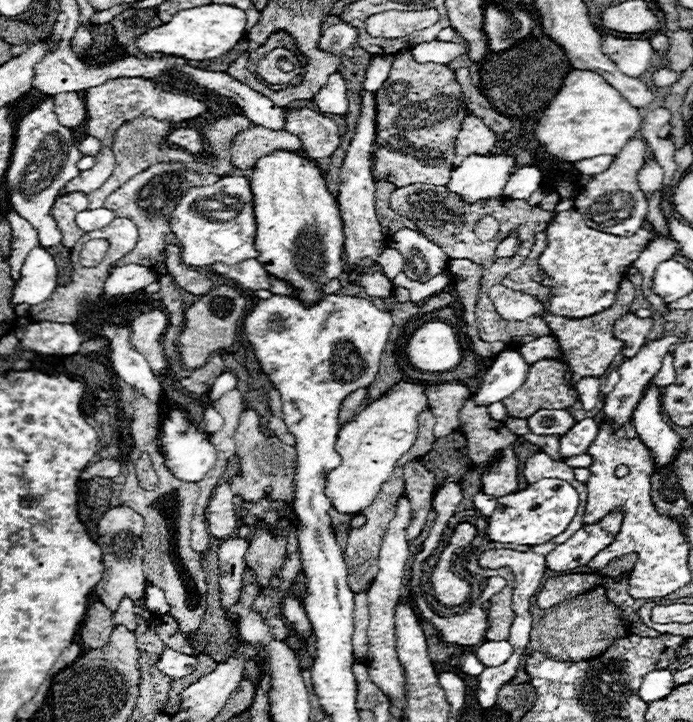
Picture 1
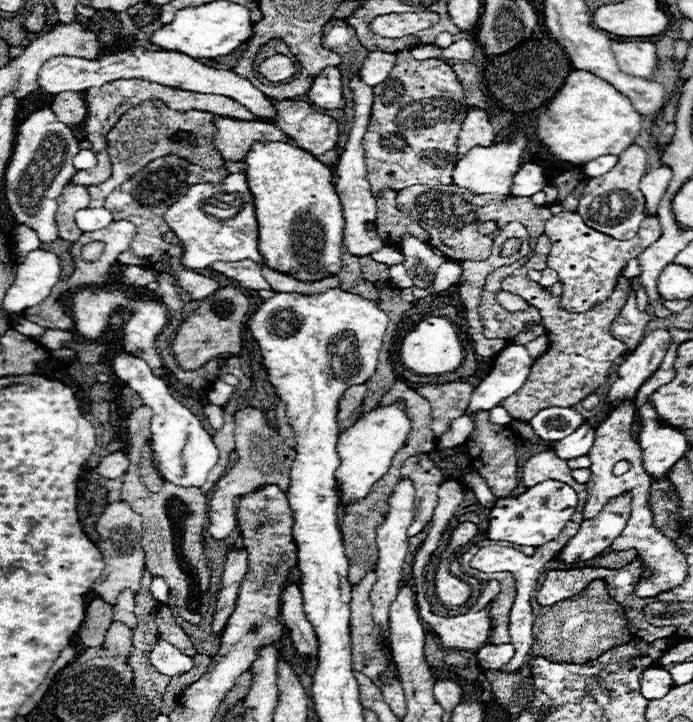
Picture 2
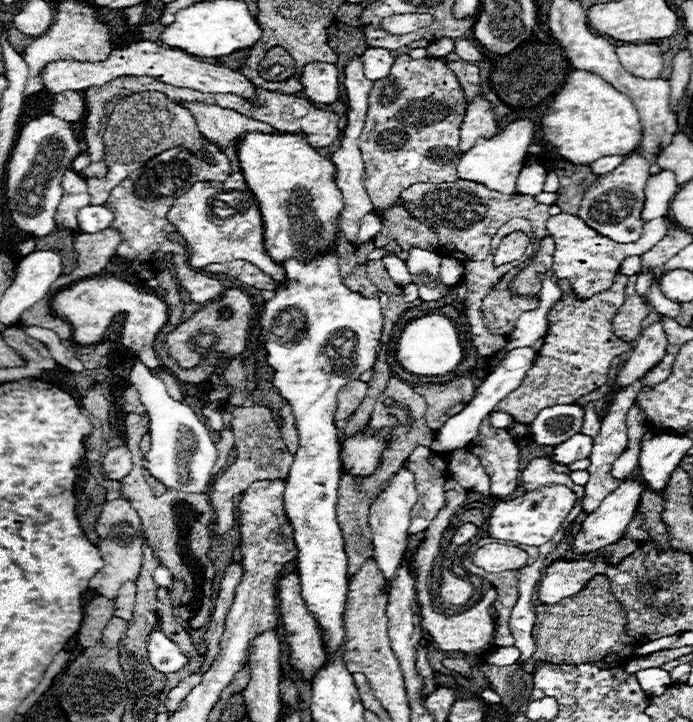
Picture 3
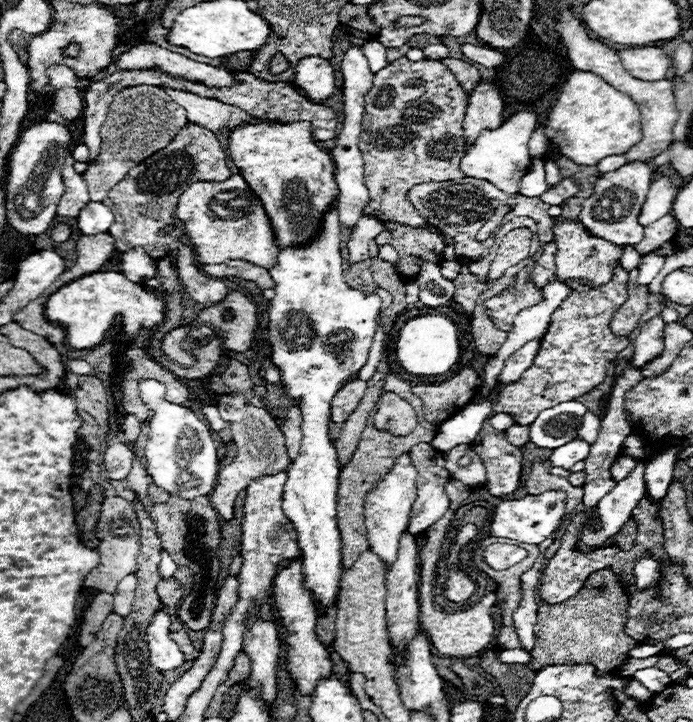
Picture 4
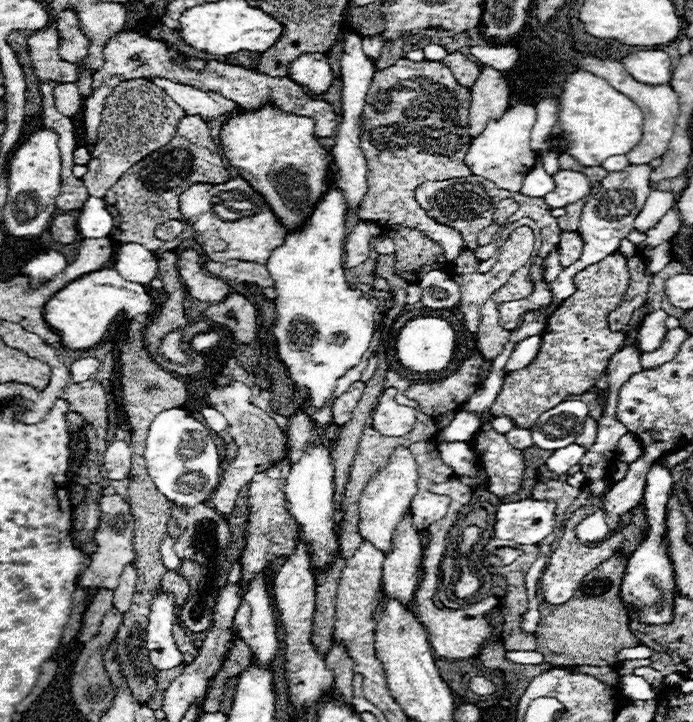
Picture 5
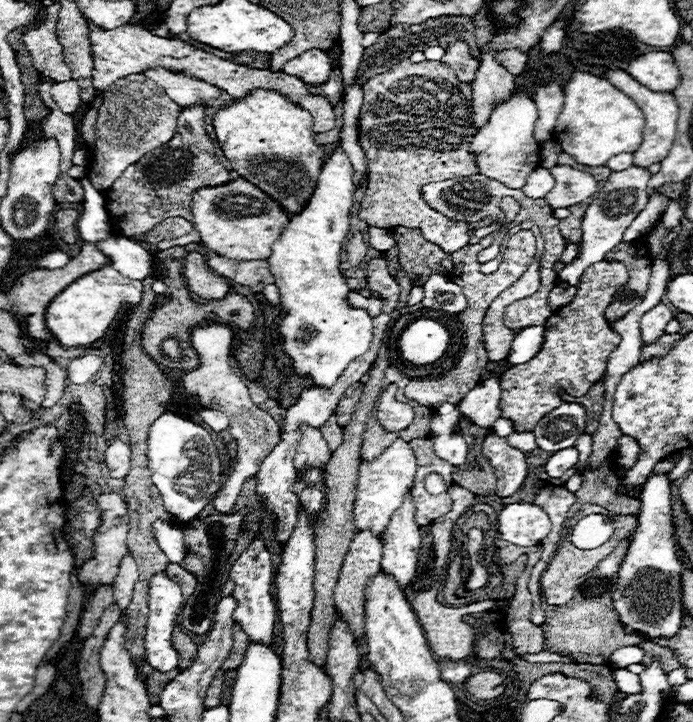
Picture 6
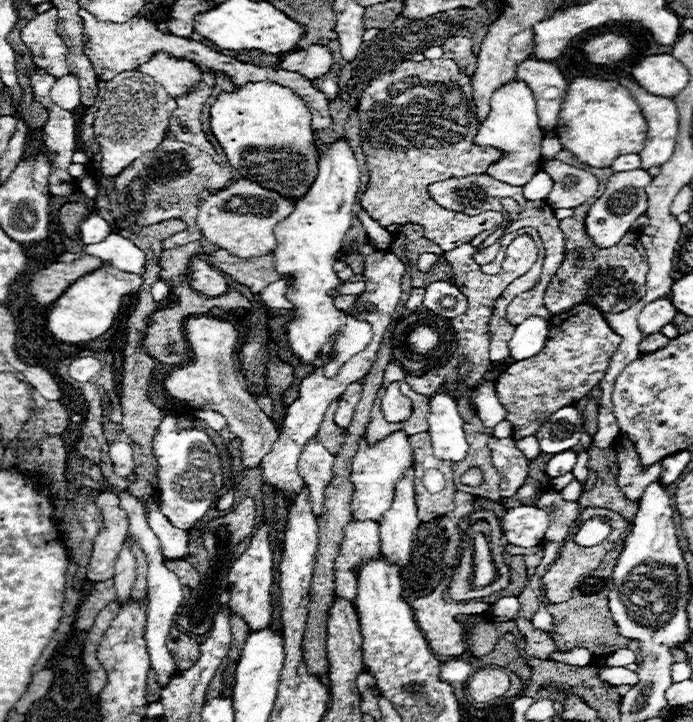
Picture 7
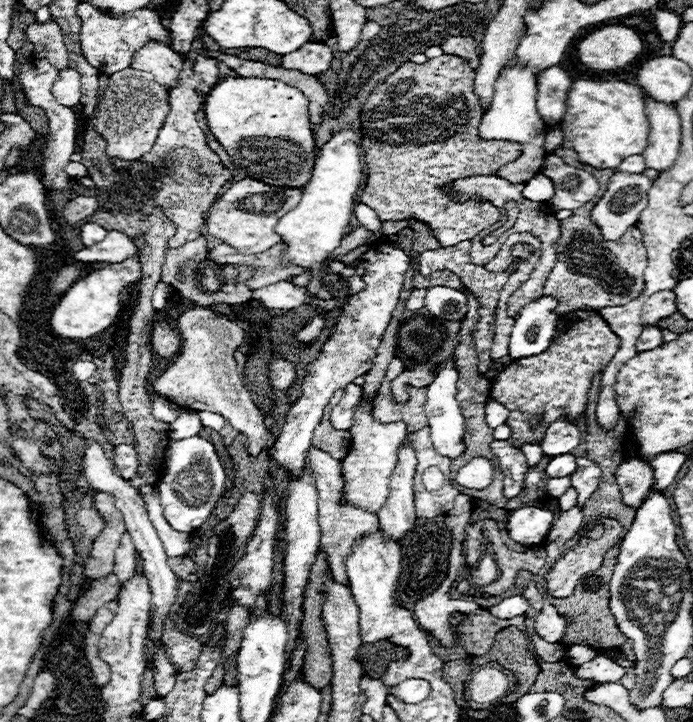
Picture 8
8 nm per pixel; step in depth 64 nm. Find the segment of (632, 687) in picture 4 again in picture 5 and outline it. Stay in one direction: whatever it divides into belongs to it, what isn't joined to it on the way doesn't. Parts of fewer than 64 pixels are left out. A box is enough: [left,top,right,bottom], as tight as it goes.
[618,674,654,700]

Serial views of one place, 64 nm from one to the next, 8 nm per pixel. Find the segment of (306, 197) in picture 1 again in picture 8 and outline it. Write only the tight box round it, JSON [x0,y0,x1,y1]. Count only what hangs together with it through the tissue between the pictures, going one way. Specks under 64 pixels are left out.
[204,76,316,186]

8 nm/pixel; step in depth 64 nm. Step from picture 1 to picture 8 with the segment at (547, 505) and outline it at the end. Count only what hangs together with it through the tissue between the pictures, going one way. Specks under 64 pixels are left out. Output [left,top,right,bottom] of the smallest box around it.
[508,508,552,546]

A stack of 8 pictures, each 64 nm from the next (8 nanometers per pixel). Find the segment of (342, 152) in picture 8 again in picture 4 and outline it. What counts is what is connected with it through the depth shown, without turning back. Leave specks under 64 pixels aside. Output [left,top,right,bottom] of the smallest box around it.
[270,204,382,604]

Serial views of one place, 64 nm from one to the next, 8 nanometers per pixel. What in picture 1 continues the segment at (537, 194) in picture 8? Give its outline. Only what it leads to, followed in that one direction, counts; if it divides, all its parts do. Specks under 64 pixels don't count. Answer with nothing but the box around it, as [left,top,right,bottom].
[504,166,542,200]

